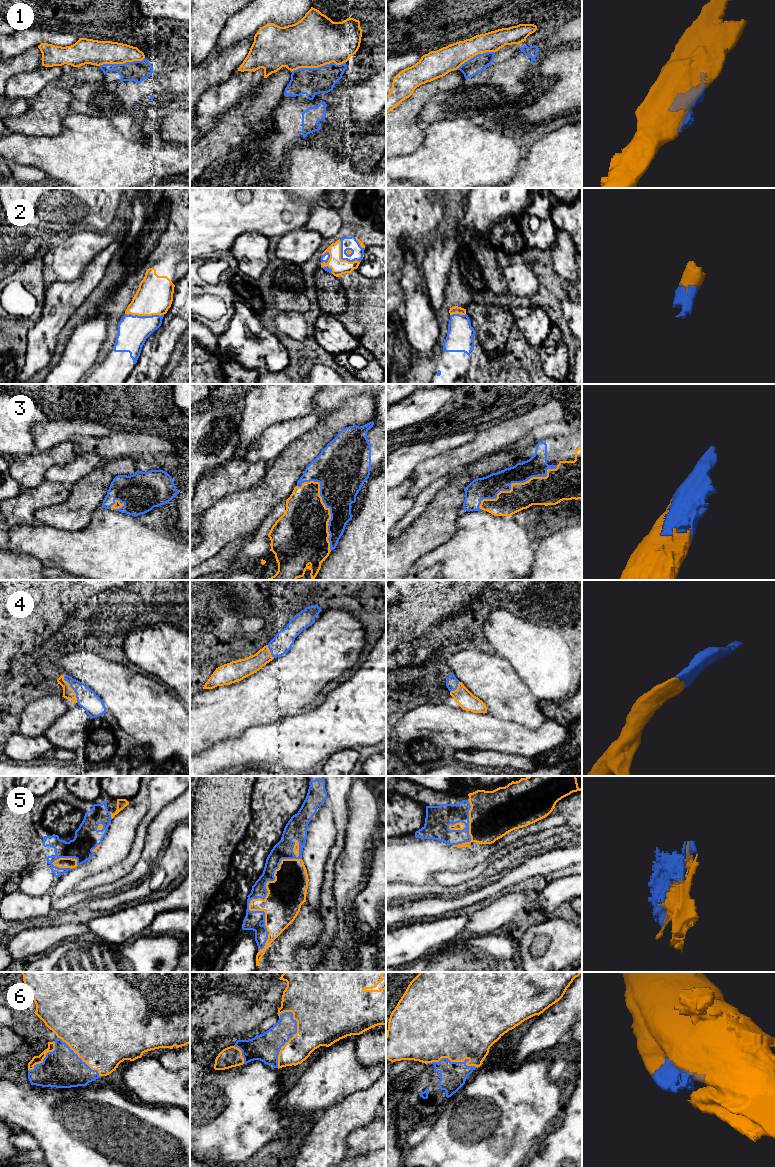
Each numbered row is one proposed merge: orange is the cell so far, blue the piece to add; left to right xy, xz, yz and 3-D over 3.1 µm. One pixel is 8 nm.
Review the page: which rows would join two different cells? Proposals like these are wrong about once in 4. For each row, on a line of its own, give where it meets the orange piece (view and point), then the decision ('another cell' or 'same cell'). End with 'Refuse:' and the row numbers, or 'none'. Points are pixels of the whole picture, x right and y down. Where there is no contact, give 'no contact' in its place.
1: meets orange in xz at (318, 66); another cell
2: meets orange in xz at (340, 258); same cell
3: meets orange in yz at (515, 483); same cell
4: meets orange in xy at (72, 689); same cell
5: meets orange in xz at (262, 899); same cell
6: meets orange in xz at (289, 1039); same cell
Refuse: 1

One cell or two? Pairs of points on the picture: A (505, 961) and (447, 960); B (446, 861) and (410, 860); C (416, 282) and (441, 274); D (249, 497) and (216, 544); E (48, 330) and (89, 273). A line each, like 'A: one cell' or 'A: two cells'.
A: one cell
B: one cell
C: two cells
D: one cell
E: one cell

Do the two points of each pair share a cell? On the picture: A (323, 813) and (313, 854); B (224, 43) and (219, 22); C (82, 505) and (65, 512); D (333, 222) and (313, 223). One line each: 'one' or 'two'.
A: one
B: two
C: one
D: one

